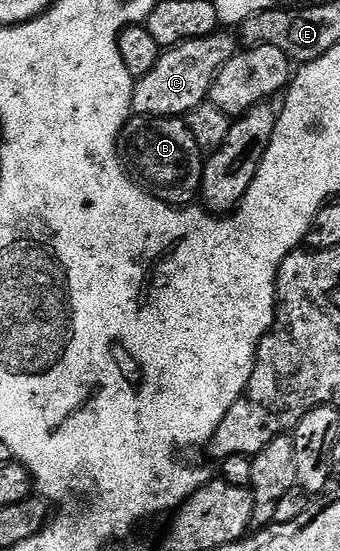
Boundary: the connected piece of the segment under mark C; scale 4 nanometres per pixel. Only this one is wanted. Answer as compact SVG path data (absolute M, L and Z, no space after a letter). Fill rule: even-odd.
M216 31L201 39L189 39L172 49L160 52L157 67L138 78L131 100L134 112L144 117L186 118L210 98L217 75L240 52L241 42L234 32Z

